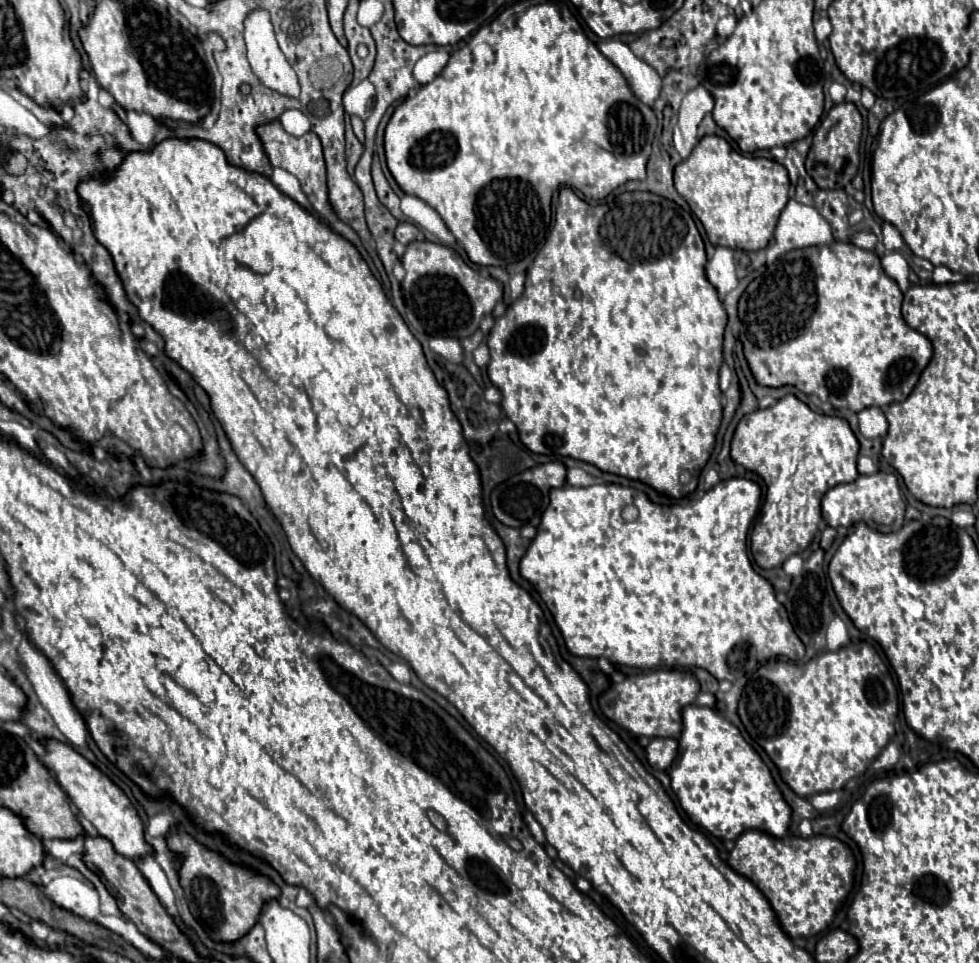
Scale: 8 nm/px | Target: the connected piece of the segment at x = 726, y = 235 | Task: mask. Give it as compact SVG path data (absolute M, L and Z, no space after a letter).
M715 134L703 136L689 158L675 166L675 188L701 220L709 242L733 250L765 248L789 200L785 166L769 158L743 156L725 138Z

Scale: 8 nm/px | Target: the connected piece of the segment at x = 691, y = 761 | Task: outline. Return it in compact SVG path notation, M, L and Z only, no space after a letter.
M695 704L683 708L683 734L679 738L677 758L669 768L669 776L671 788L689 820L717 838L737 840L747 830L761 830L771 836L783 838L789 830L791 806L785 802L781 790L777 788L771 770L761 760L757 750L745 742L739 728L713 708L703 708Z

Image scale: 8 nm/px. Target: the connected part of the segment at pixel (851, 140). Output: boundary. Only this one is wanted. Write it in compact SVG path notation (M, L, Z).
M841 102L841 104L833 106L829 110L829 114L821 120L821 124L813 136L811 150L805 160L805 168L819 188L825 188L825 190L845 188L853 180L853 176L857 174L857 168L859 168L861 130L863 130L863 118L861 118L857 106L851 102Z

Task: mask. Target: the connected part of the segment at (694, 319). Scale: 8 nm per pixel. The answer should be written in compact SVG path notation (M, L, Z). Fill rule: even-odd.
M561 188L555 226L543 250L527 270L525 290L507 312L495 320L495 326L487 336L491 352L491 362L487 366L489 378L501 390L501 408L517 426L521 442L531 452L571 456L605 472L641 480L673 498L683 498L697 488L699 474L713 452L715 436L723 418L719 368L723 364L723 332L727 326L727 312L717 298L717 290L705 278L705 262L705 246L695 220L675 202L651 192L623 192L619 196L609 196L599 204L587 204L571 188Z

